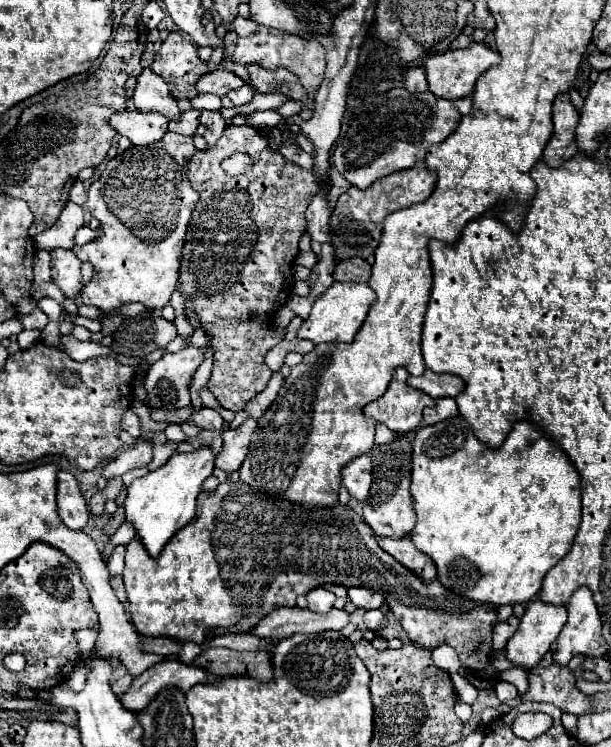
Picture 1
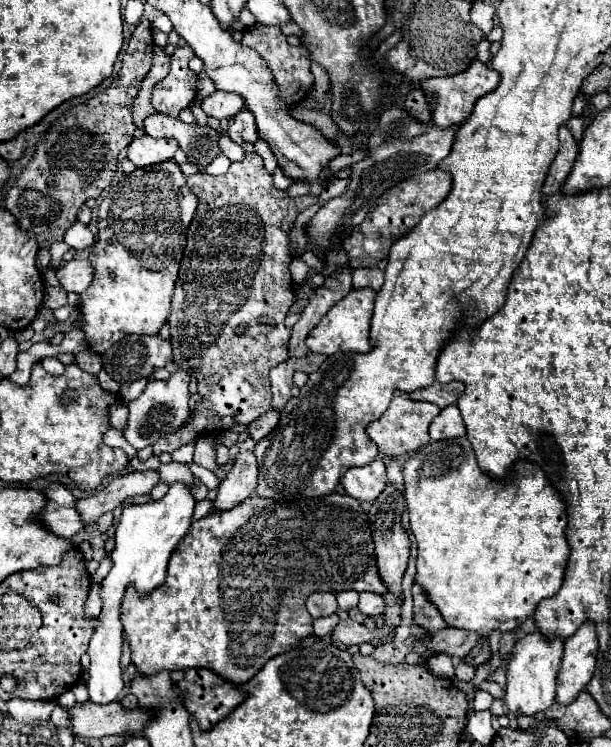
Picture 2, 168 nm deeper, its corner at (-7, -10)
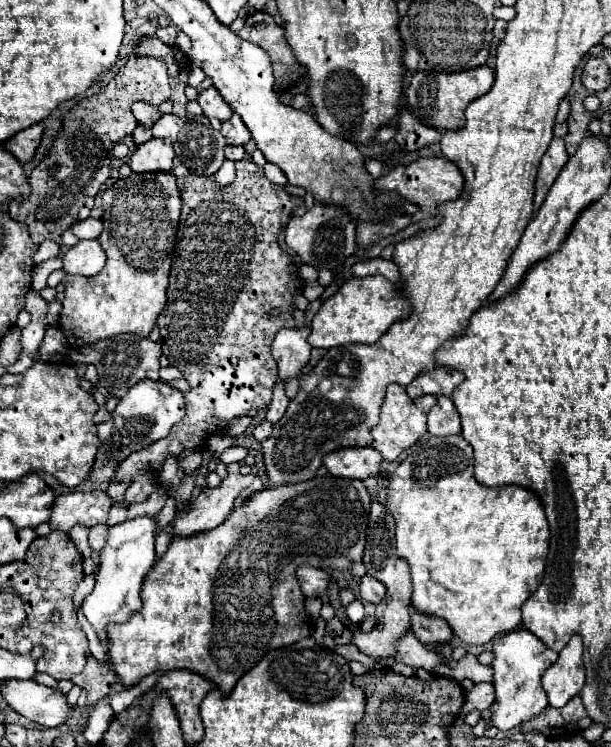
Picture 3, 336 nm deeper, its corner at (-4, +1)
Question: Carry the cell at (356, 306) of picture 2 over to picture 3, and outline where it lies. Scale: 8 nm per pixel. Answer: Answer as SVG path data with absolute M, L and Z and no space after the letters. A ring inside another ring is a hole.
M365 276L347 280L331 298L327 298L313 318L309 344L317 348L343 346L347 342L373 344L395 322L409 314L409 302L399 294L397 286L383 276Z

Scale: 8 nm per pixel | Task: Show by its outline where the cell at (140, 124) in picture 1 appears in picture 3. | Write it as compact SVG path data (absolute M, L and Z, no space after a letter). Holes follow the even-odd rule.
M151 138L145 144L139 144L131 158L129 158L129 166L133 172L157 172L157 170L171 170L175 152L171 142L159 140L159 138Z

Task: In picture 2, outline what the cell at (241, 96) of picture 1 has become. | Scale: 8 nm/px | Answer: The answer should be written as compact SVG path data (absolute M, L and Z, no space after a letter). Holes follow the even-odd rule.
M240 111L234 119L228 121L228 137L234 143L256 143L258 131L254 125L254 115L250 111Z

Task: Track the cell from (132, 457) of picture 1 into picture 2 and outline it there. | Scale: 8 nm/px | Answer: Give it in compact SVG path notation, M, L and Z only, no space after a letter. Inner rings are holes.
M130 471L126 475L112 479L104 489L96 491L92 497L78 499L76 509L80 513L82 523L88 525L98 521L104 513L124 505L126 499L150 493L156 483L158 483L156 471Z

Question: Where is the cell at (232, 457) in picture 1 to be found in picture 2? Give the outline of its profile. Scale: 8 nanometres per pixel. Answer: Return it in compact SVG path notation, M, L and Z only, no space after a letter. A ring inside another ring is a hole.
M240 453L234 459L234 469L218 487L218 495L212 503L212 511L228 511L248 499L258 485L258 465L254 453Z

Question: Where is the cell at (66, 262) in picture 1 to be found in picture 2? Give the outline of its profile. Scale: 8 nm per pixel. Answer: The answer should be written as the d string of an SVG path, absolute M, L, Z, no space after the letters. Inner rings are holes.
M72 259L56 273L60 285L70 293L84 293L94 279L94 267L88 259Z

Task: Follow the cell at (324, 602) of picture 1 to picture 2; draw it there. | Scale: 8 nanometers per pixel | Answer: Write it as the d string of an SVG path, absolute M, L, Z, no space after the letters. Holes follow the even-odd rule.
M314 593L308 597L308 613L318 619L318 617L328 617L332 613L336 613L338 603L336 603L336 595L334 593Z

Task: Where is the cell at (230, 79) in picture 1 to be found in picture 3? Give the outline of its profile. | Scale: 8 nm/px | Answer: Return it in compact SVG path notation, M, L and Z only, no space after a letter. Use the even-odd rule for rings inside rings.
M211 86L211 88L203 90L203 92L199 94L197 102L199 102L199 106L203 108L205 116L219 118L221 122L223 122L223 120L227 120L227 118L233 114L231 106L229 106L229 104L223 100L223 96L219 94L219 90L217 90L215 86Z

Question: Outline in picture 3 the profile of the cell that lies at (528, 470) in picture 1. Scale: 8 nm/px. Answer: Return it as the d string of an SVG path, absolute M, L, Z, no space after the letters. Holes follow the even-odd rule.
M461 434L455 436L425 436L417 444L413 444L407 450L407 456L397 466L395 474L391 476L391 482L387 486L387 510L397 522L397 554L407 558L409 572L413 580L413 606L423 610L425 614L441 616L449 622L453 632L467 644L485 644L499 632L515 630L521 624L521 606L523 602L535 592L535 588L543 582L545 576L545 560L549 554L549 522L545 518L545 508L539 496L533 490L527 490L523 486L495 486L487 488L479 484L473 476L473 452L467 440Z

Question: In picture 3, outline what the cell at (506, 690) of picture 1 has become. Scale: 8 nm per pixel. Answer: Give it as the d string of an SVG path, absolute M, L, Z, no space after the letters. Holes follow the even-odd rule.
M515 628L509 634L503 634L493 640L493 686L497 698L497 710L493 710L491 724L499 730L511 730L519 726L523 720L533 718L535 714L543 712L549 704L547 692L543 690L541 678L543 672L557 660L557 652L547 648L535 634L527 628Z

